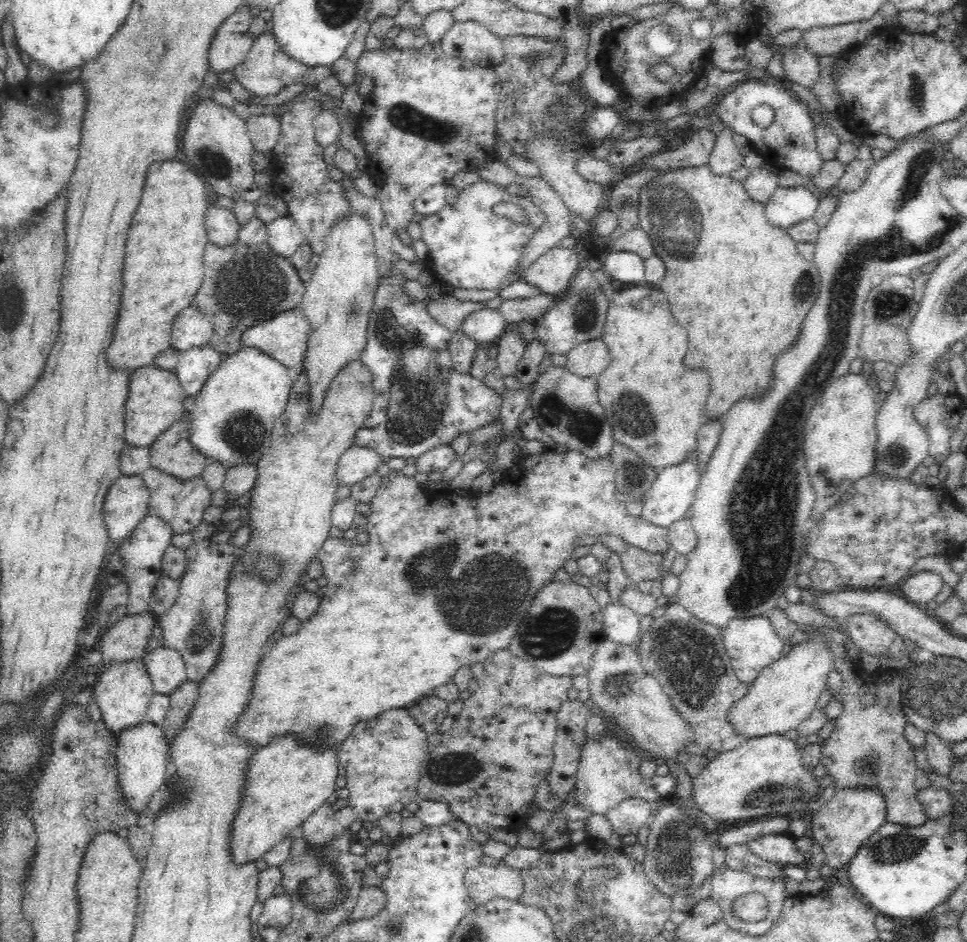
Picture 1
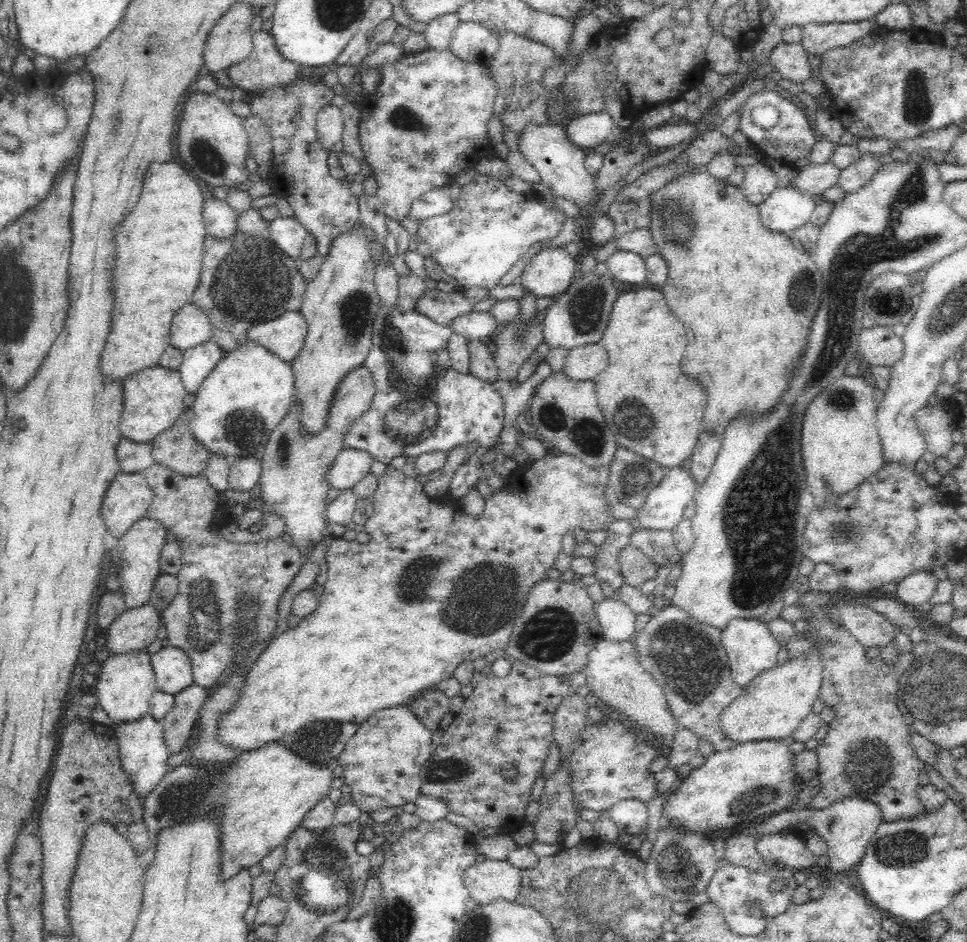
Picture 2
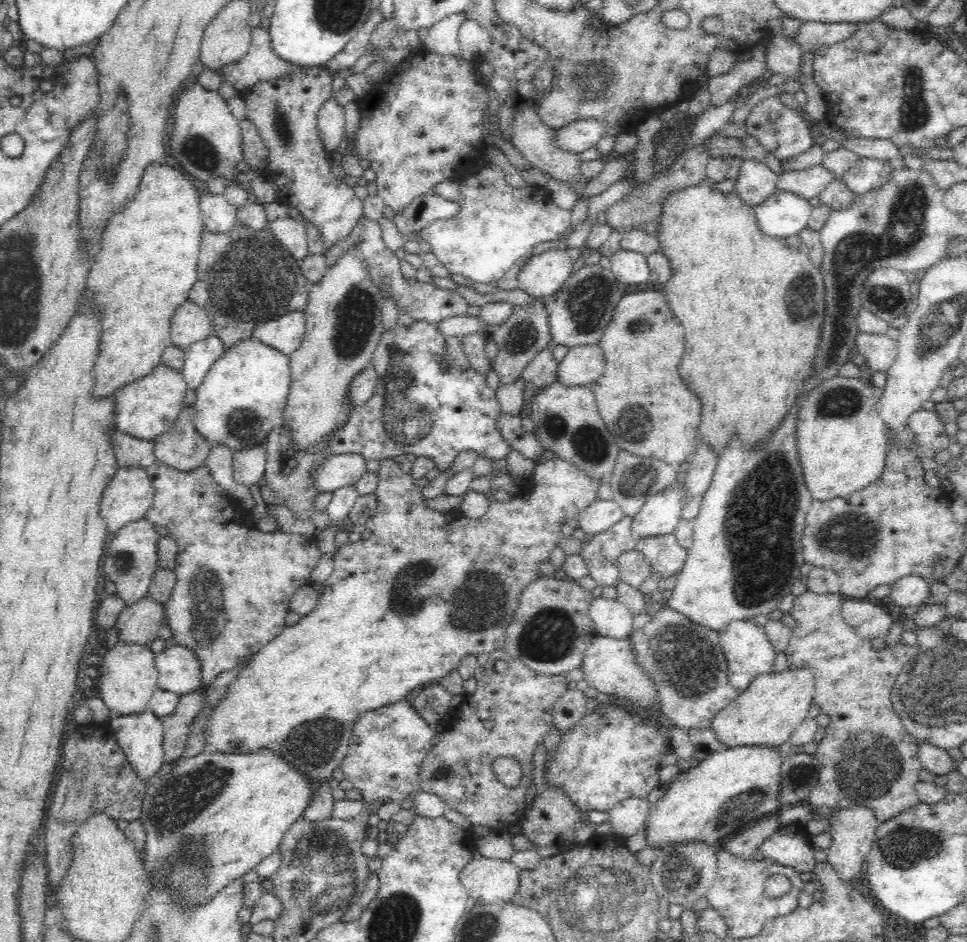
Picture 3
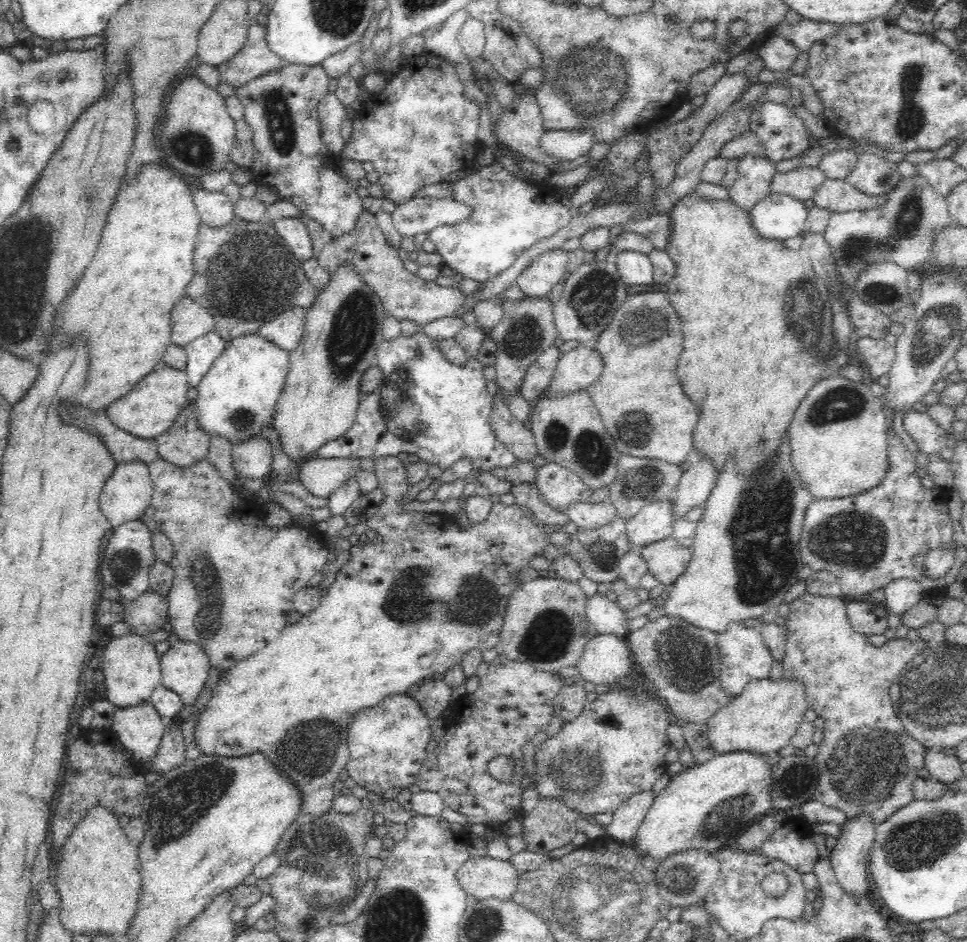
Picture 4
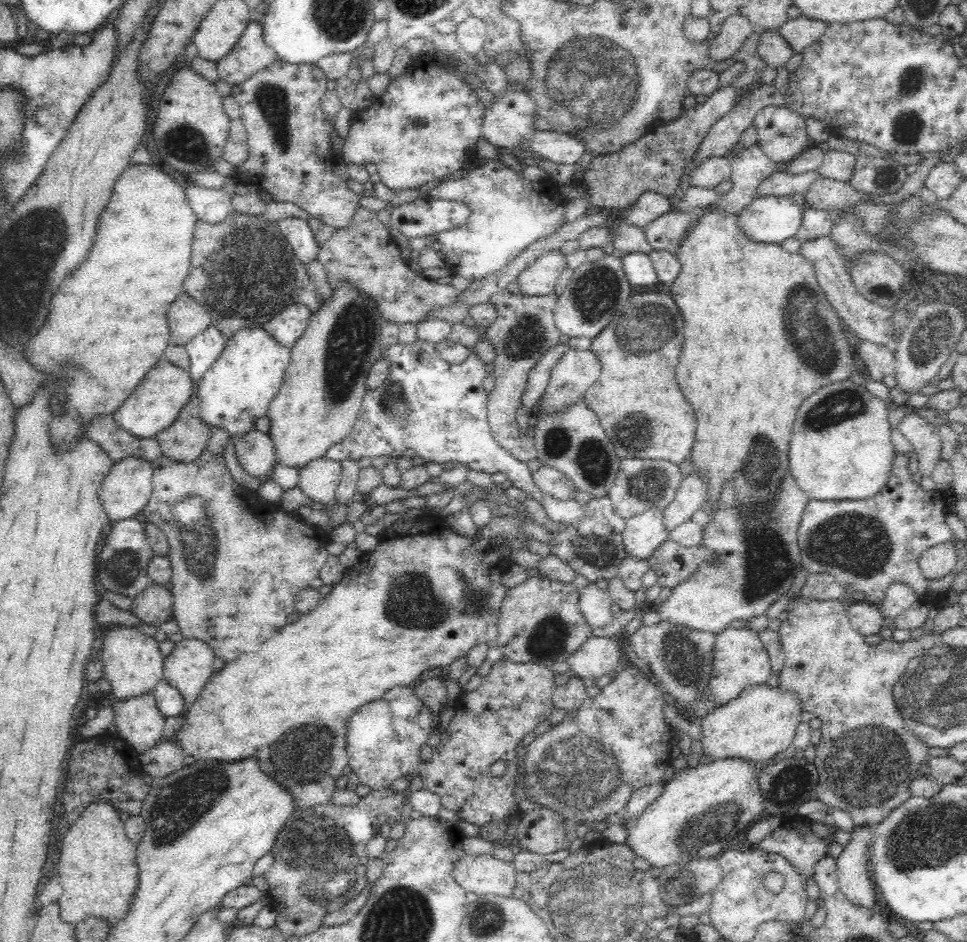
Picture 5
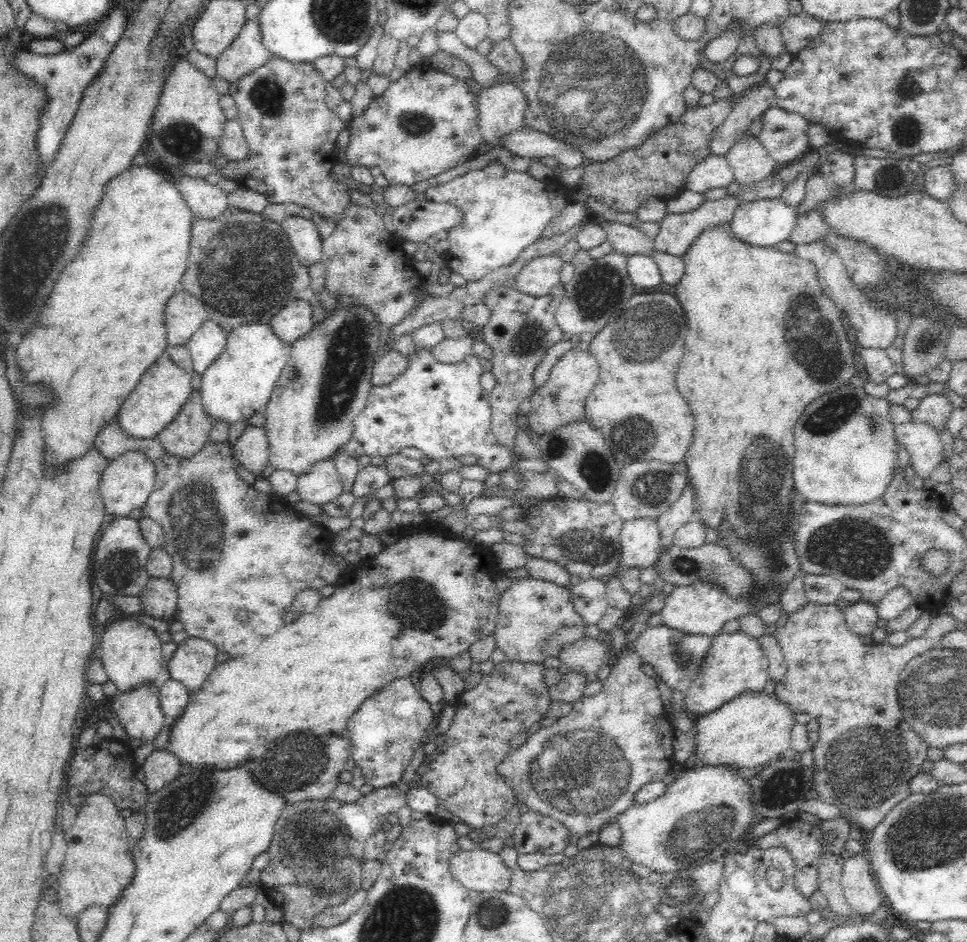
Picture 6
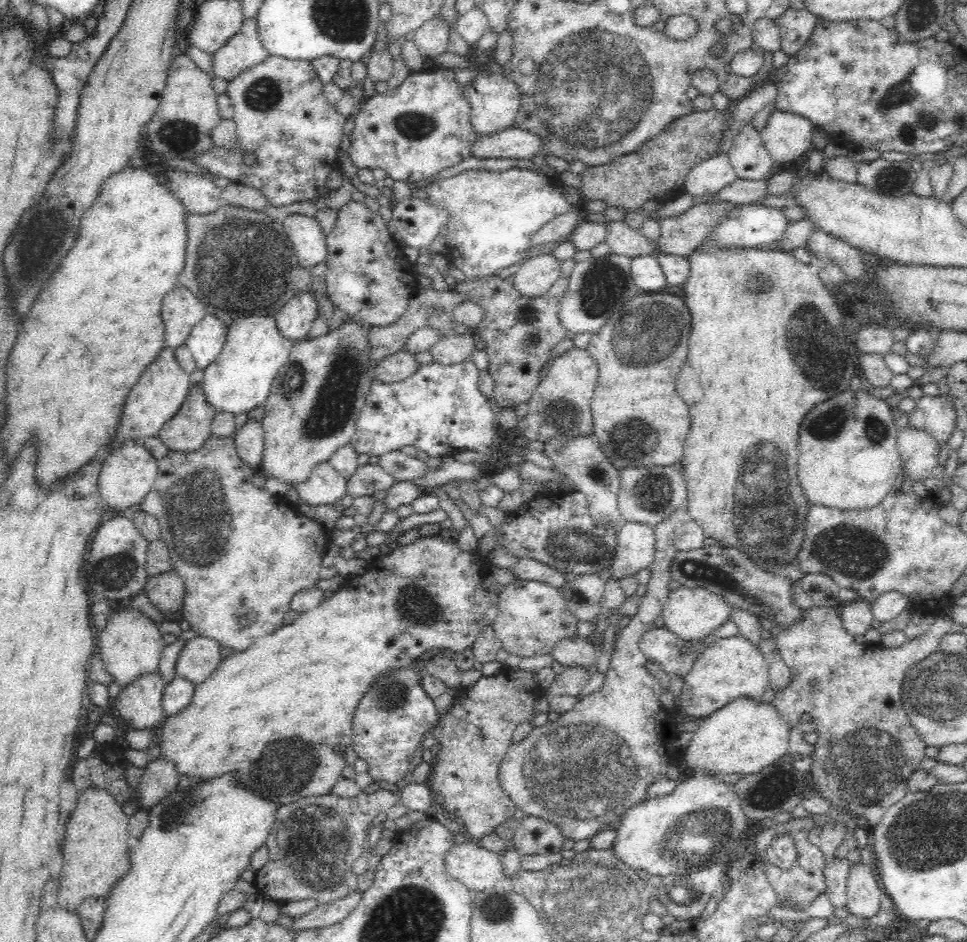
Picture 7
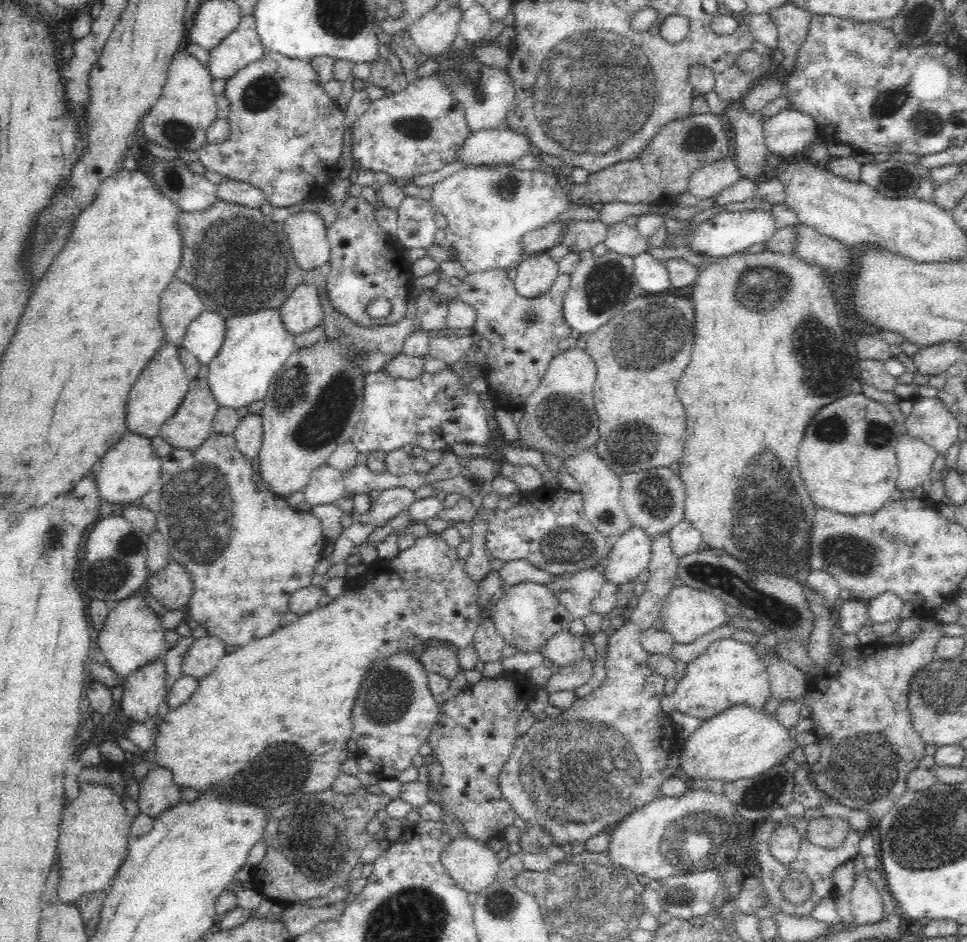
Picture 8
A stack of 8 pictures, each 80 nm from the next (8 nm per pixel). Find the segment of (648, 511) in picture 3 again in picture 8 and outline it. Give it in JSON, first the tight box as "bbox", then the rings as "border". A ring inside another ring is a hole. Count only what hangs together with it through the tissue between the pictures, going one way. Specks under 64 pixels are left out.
{"bbox":[605,525,652,584],"border":[[[631,525],[615,543],[608,554],[605,580],[626,584],[647,571],[652,556],[652,538],[643,528]]]}

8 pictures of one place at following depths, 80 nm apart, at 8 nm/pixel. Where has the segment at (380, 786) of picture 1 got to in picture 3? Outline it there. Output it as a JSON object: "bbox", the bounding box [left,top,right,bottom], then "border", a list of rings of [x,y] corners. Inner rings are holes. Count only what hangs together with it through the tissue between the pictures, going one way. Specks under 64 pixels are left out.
{"bbox":[340,702,436,803],"border":[[[394,702],[380,710],[364,712],[352,732],[350,750],[340,762],[345,779],[361,794],[362,803],[402,802],[421,788],[420,767],[431,751],[436,731],[406,702]]]}

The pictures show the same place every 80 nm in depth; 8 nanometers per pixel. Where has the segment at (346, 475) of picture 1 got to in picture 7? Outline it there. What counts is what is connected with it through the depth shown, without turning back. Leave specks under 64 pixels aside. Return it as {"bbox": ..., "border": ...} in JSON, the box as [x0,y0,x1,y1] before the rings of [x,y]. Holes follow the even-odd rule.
{"bbox":[296,462,347,506],"border":[[[329,462],[317,465],[305,482],[296,485],[300,502],[312,506],[333,505],[347,494],[347,481]]]}

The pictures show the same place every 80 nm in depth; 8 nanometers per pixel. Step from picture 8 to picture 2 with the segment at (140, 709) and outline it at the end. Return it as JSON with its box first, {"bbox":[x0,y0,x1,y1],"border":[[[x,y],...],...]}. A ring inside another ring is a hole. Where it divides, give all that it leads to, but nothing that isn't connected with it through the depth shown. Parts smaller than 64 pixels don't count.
{"bbox":[112,713,171,803],"border":[[[147,713],[140,720],[120,723],[112,726],[112,729],[119,744],[118,759],[120,759],[120,767],[128,775],[128,781],[132,783],[132,789],[134,789],[134,793],[138,795],[138,799],[142,803],[145,796],[150,794],[164,778],[168,766],[167,760],[171,755],[163,737],[161,722]]]}

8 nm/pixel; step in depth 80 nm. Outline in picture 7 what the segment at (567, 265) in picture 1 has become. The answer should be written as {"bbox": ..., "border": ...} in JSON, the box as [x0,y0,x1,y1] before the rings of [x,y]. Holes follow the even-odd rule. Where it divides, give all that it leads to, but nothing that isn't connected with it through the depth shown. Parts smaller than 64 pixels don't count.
{"bbox":[512,253,561,297],"border":[[[550,253],[525,260],[512,277],[520,294],[537,297],[544,296],[560,276],[561,262]]]}

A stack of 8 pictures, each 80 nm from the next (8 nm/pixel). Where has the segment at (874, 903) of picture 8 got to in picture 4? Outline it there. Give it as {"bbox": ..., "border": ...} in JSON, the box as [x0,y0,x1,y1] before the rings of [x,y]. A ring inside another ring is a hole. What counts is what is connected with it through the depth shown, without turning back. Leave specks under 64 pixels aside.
{"bbox":[829,812,875,897],"border":[[[858,812],[854,816],[846,816],[846,822],[840,826],[839,836],[829,856],[833,874],[843,889],[856,897],[864,897],[868,884],[868,856],[875,839],[875,822],[868,812]]]}

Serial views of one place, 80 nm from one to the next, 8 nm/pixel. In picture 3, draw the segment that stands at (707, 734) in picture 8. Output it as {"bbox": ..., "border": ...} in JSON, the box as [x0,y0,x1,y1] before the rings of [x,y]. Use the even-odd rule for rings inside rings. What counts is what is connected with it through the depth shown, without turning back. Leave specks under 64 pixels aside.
{"bbox":[712,668,815,748],"border":[[[786,668],[780,672],[772,671],[759,674],[750,682],[748,688],[742,691],[733,702],[712,719],[713,732],[724,748],[734,746],[776,746],[779,747],[789,740],[793,730],[806,718],[814,702],[815,674],[811,668]]]}

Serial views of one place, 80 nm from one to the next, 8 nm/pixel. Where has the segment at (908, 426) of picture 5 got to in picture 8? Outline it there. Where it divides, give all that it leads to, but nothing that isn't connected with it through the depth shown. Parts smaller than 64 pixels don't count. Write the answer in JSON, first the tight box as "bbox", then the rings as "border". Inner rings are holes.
{"bbox":[895,431,938,491],"border":[[[905,431],[896,444],[895,454],[899,463],[897,486],[902,491],[913,490],[929,480],[934,461],[938,456],[928,443],[908,435]]]}

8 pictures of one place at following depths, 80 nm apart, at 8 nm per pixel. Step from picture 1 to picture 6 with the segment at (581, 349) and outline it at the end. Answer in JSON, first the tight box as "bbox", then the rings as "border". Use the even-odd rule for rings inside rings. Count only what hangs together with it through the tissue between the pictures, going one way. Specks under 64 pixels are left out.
{"bbox":[524,348,598,436],"border":[[[579,348],[570,349],[552,367],[549,379],[535,395],[531,396],[532,408],[524,419],[532,435],[540,436],[554,428],[568,425],[573,420],[585,418],[584,406],[588,393],[598,382],[598,361],[589,351]]]}

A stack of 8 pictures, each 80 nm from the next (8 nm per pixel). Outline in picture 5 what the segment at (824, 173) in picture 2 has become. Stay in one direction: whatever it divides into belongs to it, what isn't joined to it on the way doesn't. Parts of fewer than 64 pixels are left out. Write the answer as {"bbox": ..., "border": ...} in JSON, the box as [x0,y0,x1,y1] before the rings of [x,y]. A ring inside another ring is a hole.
{"bbox":[758,170,820,197],"border":[[[810,170],[810,172],[802,172],[802,174],[790,174],[786,171],[773,172],[758,187],[759,196],[793,196],[800,194],[803,197],[807,193],[808,188],[816,179],[820,177],[819,171]]]}

